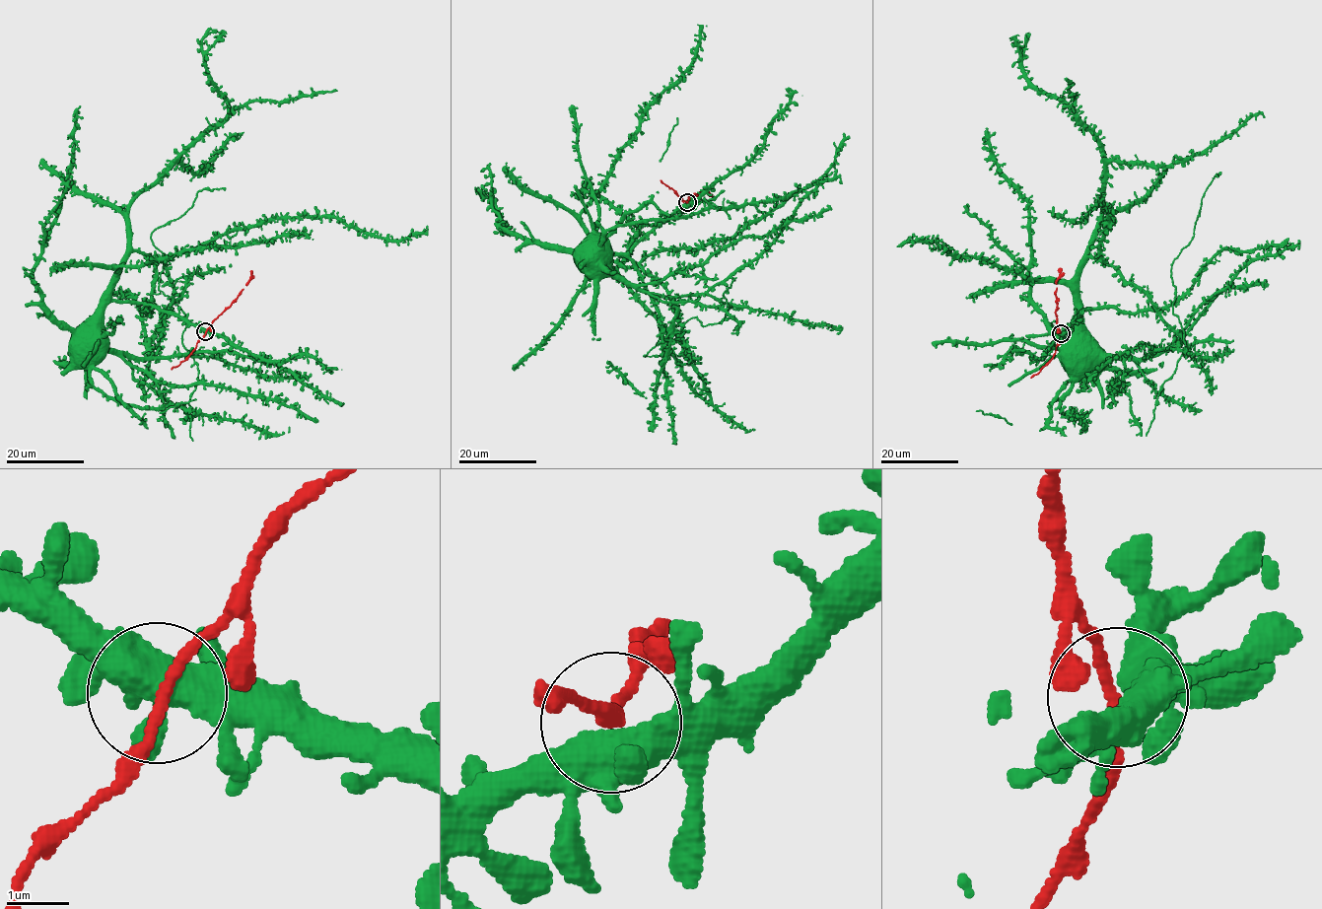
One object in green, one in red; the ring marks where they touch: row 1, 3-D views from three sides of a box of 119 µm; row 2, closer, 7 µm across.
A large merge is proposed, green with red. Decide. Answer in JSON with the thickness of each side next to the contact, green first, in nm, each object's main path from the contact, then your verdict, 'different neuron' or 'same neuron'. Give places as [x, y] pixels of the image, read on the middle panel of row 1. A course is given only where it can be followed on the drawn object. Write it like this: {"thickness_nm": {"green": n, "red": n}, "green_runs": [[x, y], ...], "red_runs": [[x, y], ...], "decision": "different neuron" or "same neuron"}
{"thickness_nm": {"green": 400, "red": 170}, "green_runs": [[687, 202], [626, 252], [594, 251], [598, 248], [592, 241]], "red_runs": [[687, 202], [695, 193], [706, 189], [708, 194]], "decision": "same neuron"}

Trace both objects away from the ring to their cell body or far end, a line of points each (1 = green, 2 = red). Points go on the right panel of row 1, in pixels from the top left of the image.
1: (1061, 334), (1075, 314), (1080, 316), (1089, 308), (1080, 311), (1077, 336), (1067, 347)
2: (1061, 334), (1055, 313), (1055, 294), (1061, 268)

